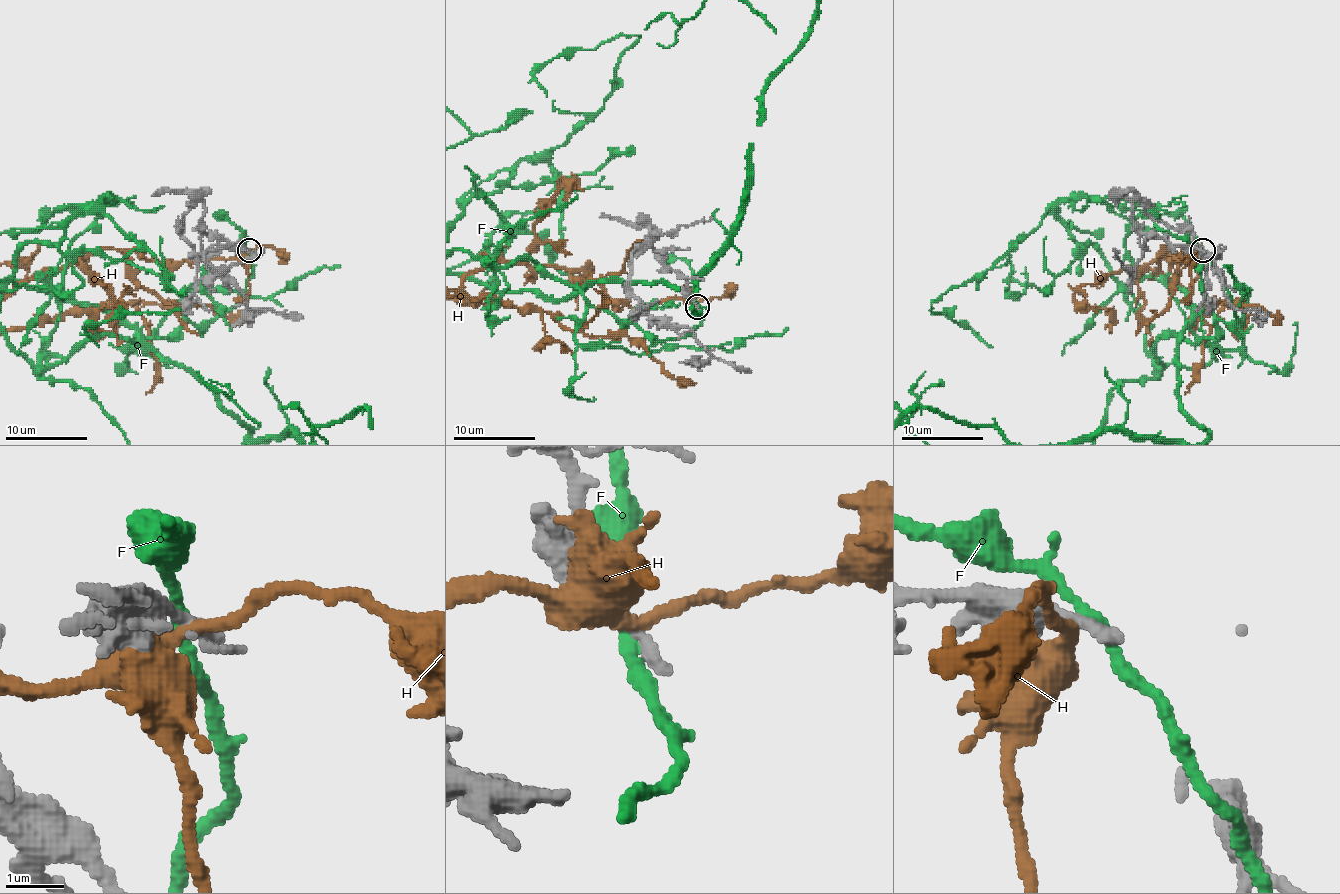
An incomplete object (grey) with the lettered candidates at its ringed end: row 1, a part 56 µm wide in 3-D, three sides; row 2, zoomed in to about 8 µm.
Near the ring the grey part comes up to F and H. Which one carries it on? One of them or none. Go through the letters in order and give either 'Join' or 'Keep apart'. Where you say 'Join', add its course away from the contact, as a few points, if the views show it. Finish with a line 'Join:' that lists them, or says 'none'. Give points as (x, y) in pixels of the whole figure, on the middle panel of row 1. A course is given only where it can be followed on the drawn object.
F: Keep apart
H: Keep apart
Join: none

